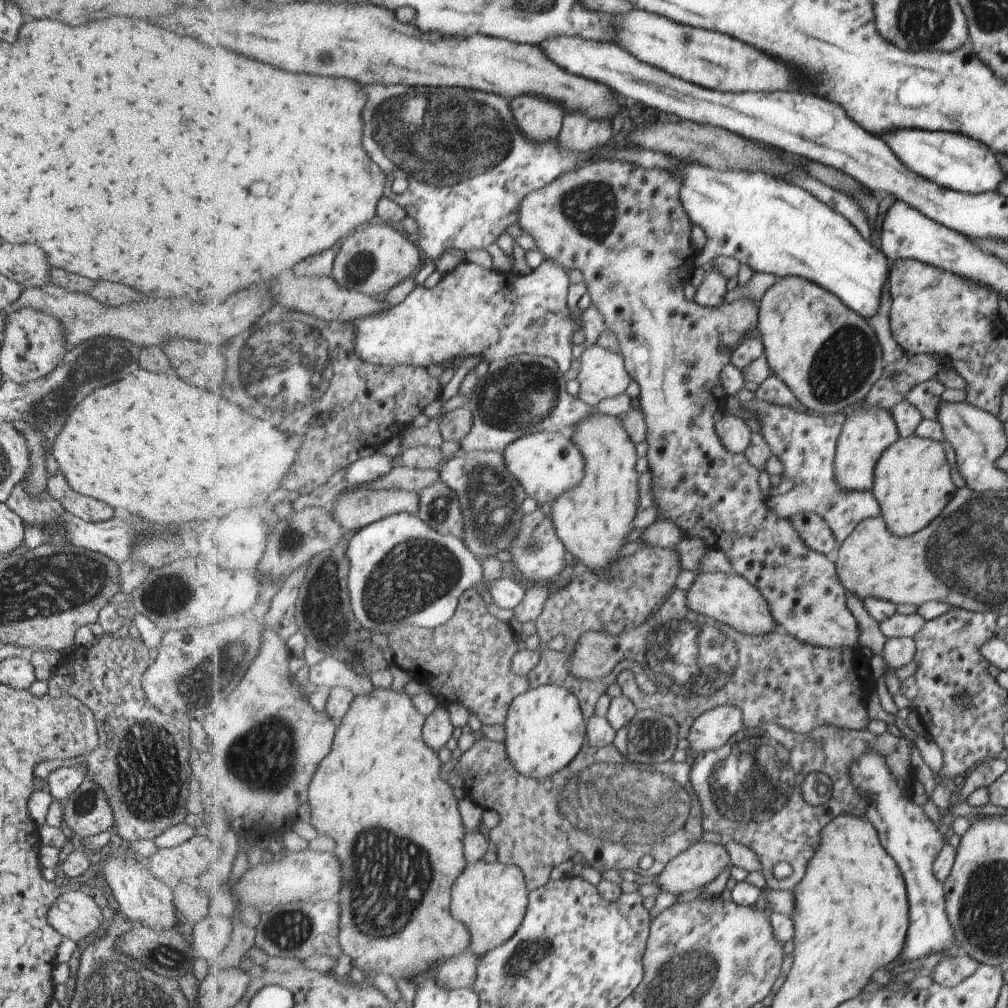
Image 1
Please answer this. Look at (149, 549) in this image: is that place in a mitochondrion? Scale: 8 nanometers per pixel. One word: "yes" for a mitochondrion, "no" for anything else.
yes

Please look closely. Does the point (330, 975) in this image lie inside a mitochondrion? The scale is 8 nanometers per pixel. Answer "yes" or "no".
no

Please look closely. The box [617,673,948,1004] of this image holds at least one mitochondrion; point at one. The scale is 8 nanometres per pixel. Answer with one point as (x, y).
(752, 785)

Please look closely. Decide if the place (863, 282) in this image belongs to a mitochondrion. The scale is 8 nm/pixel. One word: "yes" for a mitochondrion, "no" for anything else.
no

